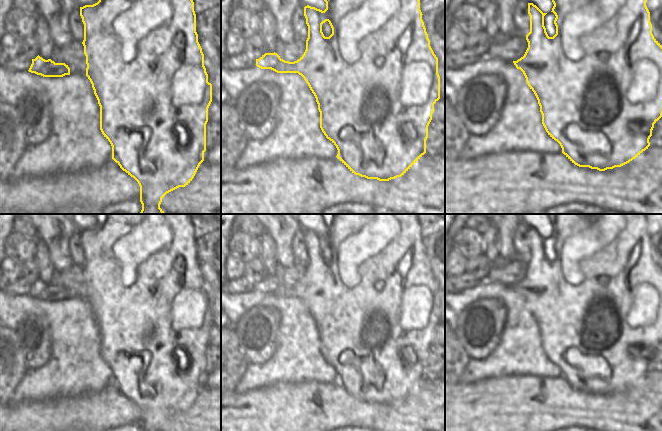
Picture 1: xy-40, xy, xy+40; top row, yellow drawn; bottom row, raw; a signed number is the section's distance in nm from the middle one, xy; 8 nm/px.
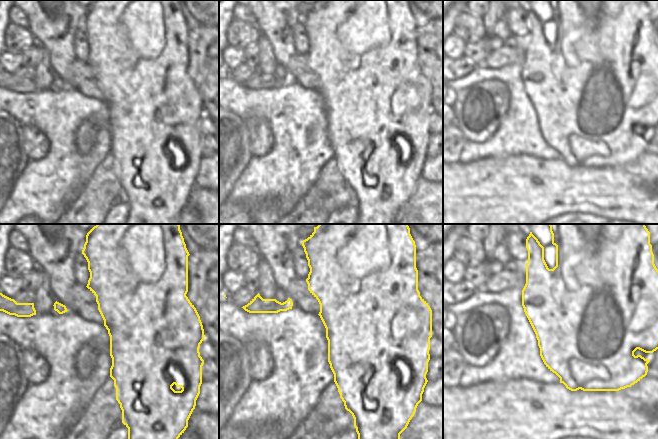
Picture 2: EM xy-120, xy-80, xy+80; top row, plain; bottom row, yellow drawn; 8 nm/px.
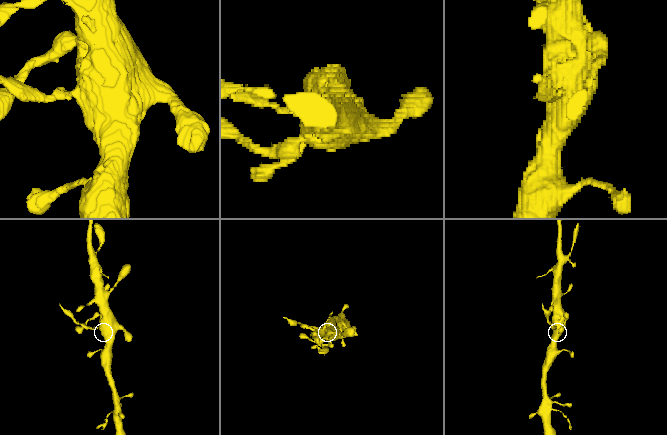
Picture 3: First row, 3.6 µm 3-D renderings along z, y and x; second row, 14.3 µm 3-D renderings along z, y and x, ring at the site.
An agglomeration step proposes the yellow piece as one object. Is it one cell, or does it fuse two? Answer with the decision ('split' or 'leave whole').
split

